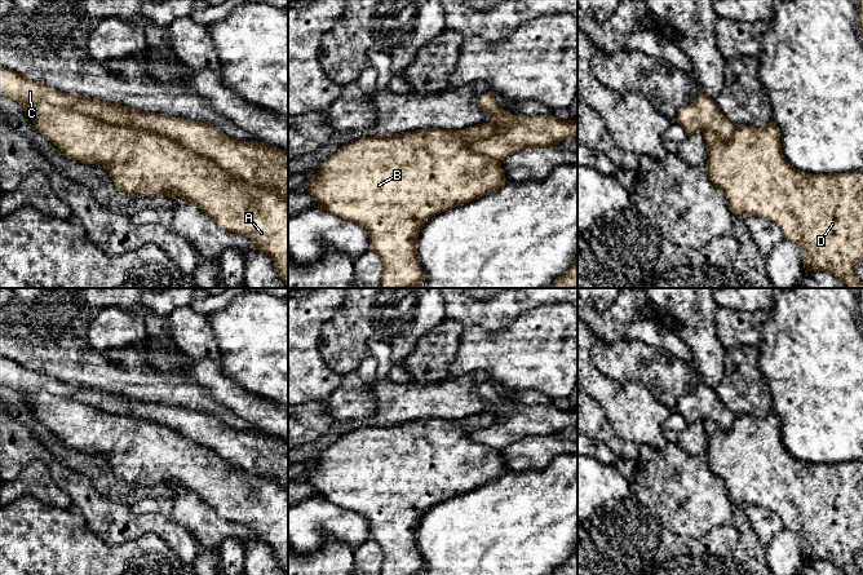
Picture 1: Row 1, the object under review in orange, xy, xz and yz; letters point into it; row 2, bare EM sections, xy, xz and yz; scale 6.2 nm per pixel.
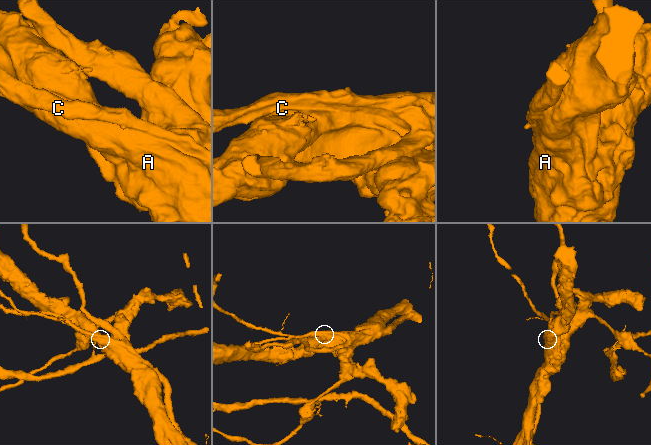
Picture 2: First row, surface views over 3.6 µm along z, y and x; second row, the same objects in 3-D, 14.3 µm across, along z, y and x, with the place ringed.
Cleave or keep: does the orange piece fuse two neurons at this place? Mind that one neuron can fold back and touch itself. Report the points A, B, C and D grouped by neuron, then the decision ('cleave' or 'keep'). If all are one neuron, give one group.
A B D / C | cleave

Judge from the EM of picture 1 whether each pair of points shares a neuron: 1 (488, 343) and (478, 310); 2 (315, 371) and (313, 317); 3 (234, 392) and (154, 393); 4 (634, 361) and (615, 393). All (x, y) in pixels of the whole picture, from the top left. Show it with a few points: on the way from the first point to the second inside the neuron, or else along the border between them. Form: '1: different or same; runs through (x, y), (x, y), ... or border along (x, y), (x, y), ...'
1: different; border along (513, 321), (495, 331), (478, 326), (464, 328)
2: same; runs through (309, 358), (309, 330)
3: different; border along (185, 374), (200, 384), (215, 399), (233, 411)
4: different; border along (596, 366), (613, 379), (640, 381), (650, 393)

